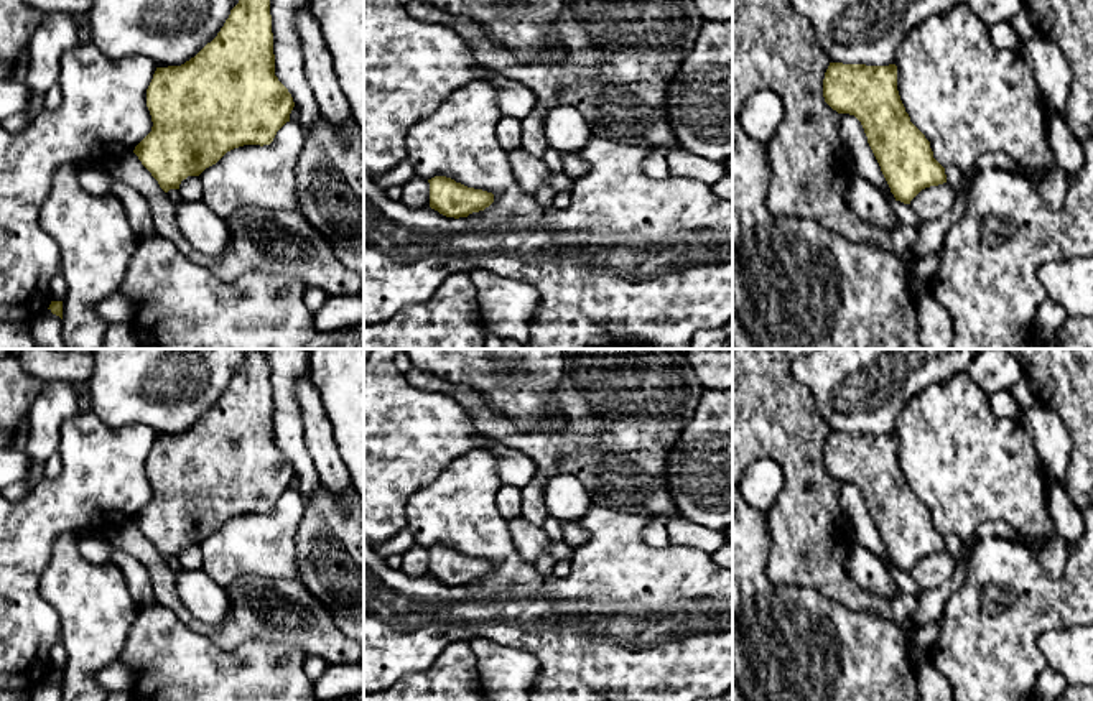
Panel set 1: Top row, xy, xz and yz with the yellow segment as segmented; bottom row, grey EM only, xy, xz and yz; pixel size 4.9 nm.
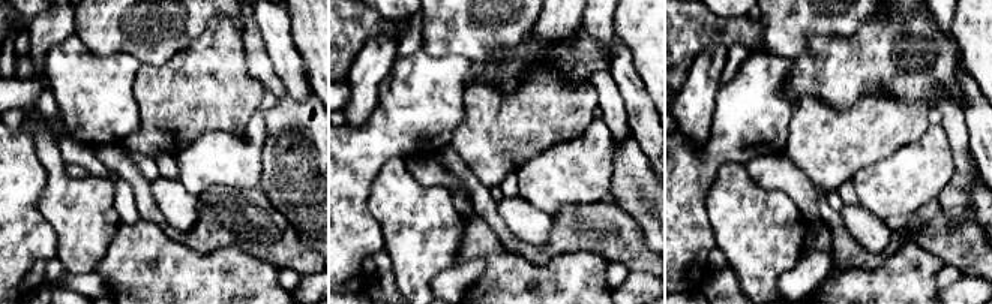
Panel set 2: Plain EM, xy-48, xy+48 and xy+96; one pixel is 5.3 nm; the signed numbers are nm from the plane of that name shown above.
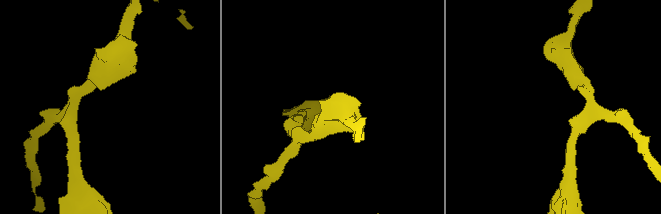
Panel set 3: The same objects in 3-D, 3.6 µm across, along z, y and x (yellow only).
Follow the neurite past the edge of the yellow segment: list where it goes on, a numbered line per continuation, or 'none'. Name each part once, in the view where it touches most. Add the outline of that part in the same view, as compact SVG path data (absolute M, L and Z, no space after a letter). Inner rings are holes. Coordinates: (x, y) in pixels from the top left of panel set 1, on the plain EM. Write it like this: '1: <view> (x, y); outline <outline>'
none

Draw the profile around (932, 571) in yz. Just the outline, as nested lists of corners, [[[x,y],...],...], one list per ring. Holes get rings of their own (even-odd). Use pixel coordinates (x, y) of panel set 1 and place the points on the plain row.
[[[943,551],[922,558],[909,574],[923,594],[945,584],[953,576],[955,568],[956,558]]]

